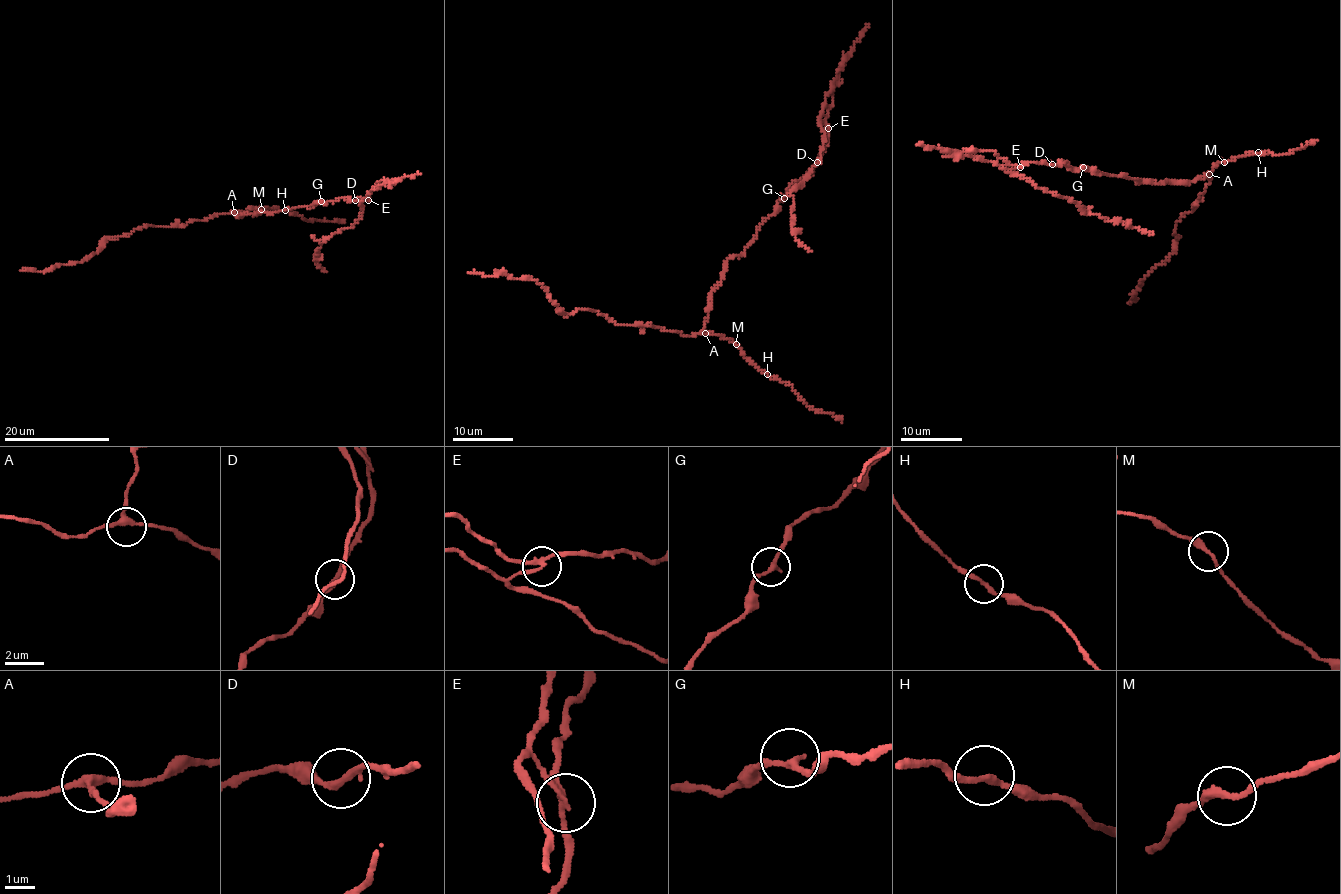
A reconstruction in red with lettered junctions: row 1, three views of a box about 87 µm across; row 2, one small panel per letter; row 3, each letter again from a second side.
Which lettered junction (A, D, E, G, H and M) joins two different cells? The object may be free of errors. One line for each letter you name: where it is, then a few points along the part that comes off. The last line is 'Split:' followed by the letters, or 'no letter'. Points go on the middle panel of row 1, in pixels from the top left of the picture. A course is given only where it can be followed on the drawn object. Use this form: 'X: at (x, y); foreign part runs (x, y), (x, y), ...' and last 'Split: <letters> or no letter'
E: at (828, 128); foreign part runs (828, 128), (819, 121), (825, 141), (820, 160), (789, 194), (795, 206), (791, 231), (811, 252)
Split: E

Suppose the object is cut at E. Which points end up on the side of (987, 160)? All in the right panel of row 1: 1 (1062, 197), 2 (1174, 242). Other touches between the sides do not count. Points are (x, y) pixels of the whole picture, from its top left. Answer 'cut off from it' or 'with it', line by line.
1: with it
2: cut off from it

